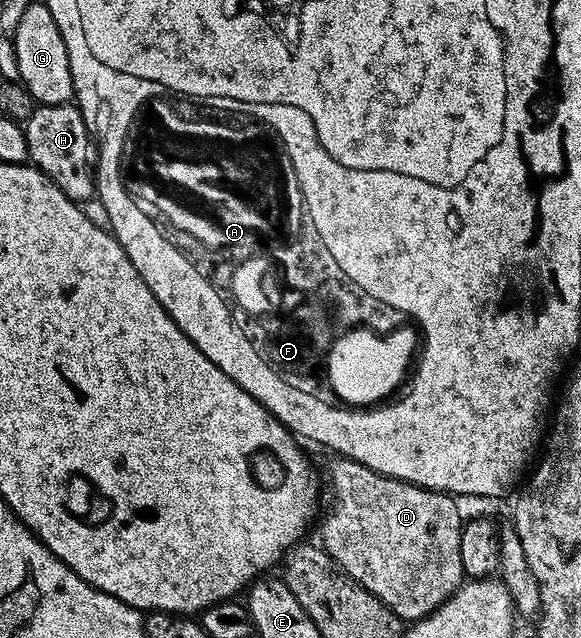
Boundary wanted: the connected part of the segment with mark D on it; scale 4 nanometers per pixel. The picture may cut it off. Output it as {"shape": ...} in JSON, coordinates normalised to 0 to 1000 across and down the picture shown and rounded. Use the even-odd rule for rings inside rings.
{"shape":[[[592,716],[568,719],[573,719],[566,726],[566,757],[573,762],[573,790],[566,795],[566,809],[552,820],[551,856],[559,861],[589,895],[599,900],[616,917],[623,918],[625,923],[635,925],[652,939],[657,948],[670,951],[692,973],[733,970],[744,958],[756,956],[787,928],[787,922],[793,918],[802,906],[790,864],[797,809],[793,810],[793,801],[787,796],[788,784],[762,770],[744,770],[740,763],[723,763],[692,751],[675,751],[671,745],[652,745],[637,732],[627,732],[623,726],[613,726],[608,719]]]}

